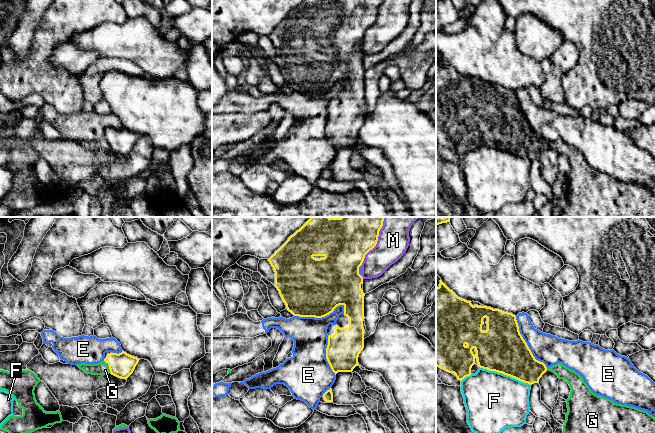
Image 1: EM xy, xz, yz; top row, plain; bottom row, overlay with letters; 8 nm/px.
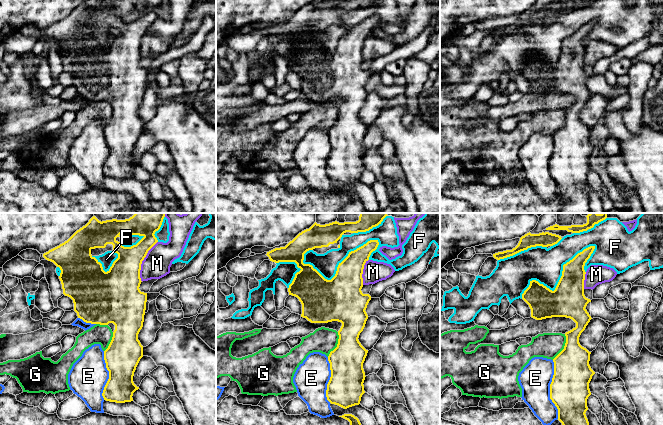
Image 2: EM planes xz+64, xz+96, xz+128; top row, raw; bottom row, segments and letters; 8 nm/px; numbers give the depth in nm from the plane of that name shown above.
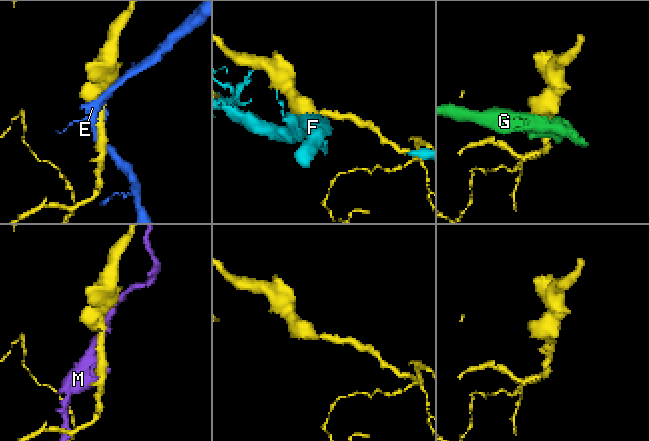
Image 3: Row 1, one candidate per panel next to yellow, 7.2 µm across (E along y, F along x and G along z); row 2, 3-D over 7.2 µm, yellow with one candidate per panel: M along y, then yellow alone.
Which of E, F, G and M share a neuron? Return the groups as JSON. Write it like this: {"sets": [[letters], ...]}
{"sets": [["E"], ["F"], ["G"], ["M"]]}

